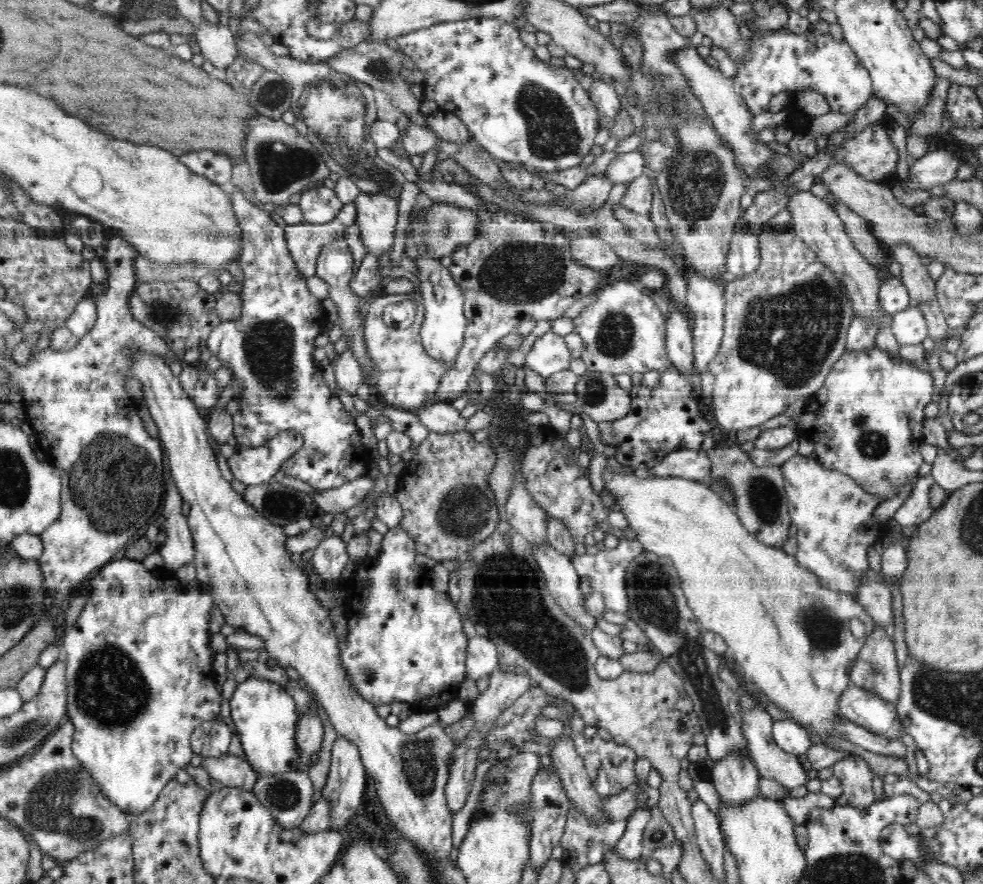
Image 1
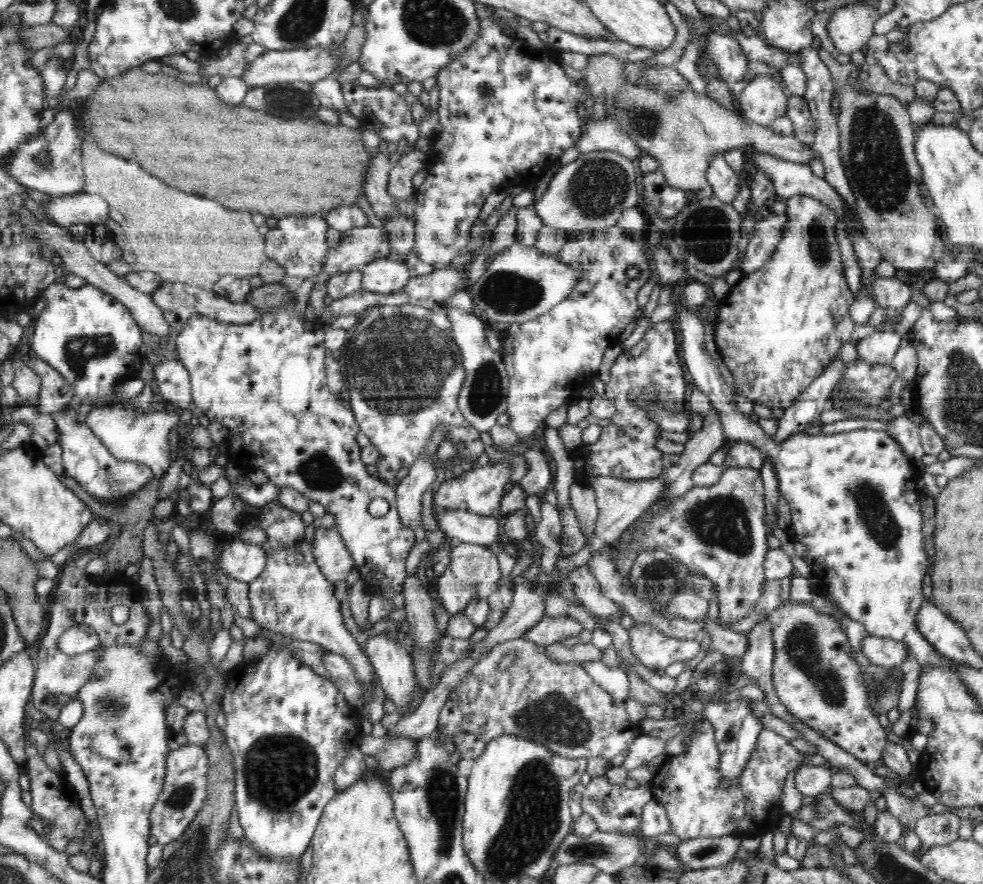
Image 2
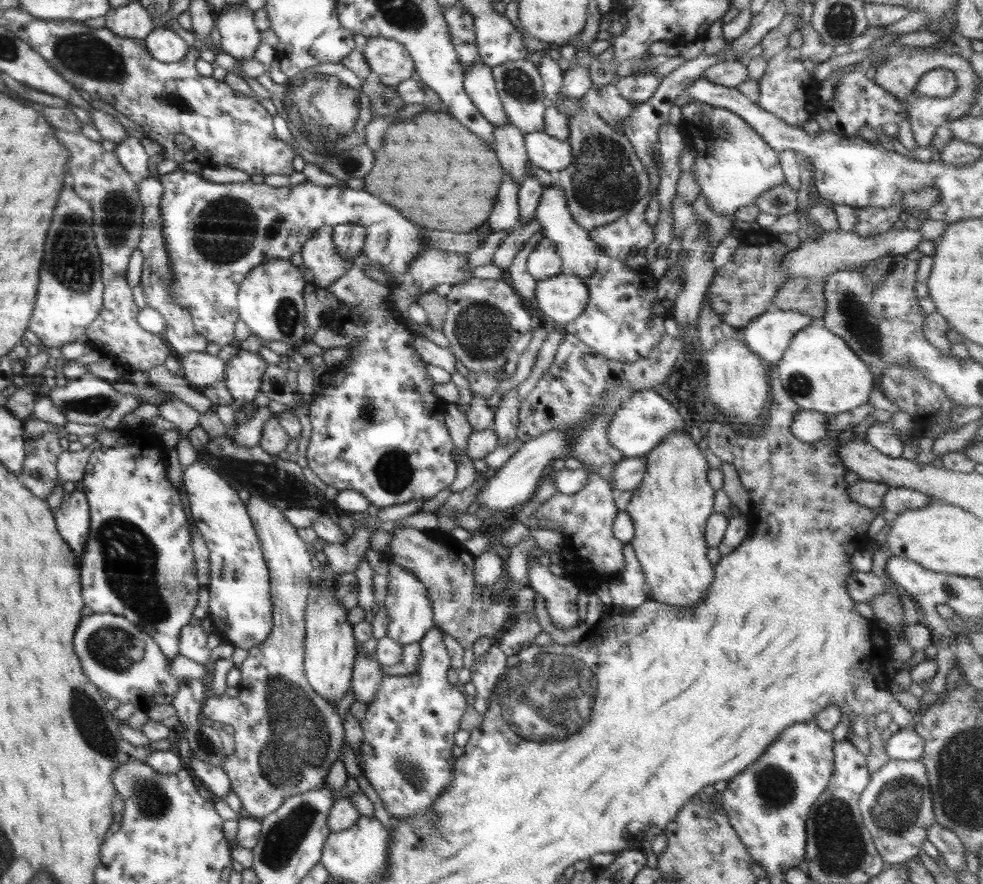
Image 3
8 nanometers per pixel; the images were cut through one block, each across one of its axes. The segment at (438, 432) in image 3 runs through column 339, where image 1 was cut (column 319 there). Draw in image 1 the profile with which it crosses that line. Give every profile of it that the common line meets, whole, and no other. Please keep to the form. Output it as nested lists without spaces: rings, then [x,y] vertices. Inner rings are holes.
[[[240,190],[234,192],[232,200],[235,216],[243,233],[242,253],[236,266],[244,274],[242,290],[239,292],[243,305],[238,318],[218,324],[211,332],[207,346],[212,356],[221,360],[220,368],[231,368],[232,376],[242,382],[236,386],[240,410],[233,415],[236,448],[259,447],[279,432],[297,430],[303,436],[302,448],[292,454],[280,469],[312,485],[317,491],[340,488],[352,480],[366,476],[367,462],[358,458],[362,444],[354,417],[330,391],[326,379],[322,377],[320,366],[314,365],[312,358],[315,340],[323,331],[327,317],[316,303],[317,298],[309,291],[307,280],[296,269],[296,263],[288,251],[284,229],[271,220],[266,208],[261,209],[248,202]]]

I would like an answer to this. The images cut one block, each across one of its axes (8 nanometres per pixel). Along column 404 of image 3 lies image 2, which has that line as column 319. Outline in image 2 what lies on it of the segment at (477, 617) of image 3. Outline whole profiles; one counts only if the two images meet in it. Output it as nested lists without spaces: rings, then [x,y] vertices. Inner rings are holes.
[[[336,526],[318,527],[311,545],[316,564],[332,583],[345,579],[355,566],[353,556],[346,548]]]

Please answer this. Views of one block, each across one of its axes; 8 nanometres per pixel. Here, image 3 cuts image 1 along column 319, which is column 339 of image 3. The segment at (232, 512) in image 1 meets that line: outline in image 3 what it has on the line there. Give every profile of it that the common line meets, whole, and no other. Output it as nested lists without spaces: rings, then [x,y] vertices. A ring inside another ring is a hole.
[[[312,579],[306,601],[304,672],[312,689],[323,698],[338,703],[351,687],[351,679],[356,662],[358,644],[353,633],[353,625],[348,622],[348,610],[338,603],[332,591],[320,591],[316,585],[318,579]]]

